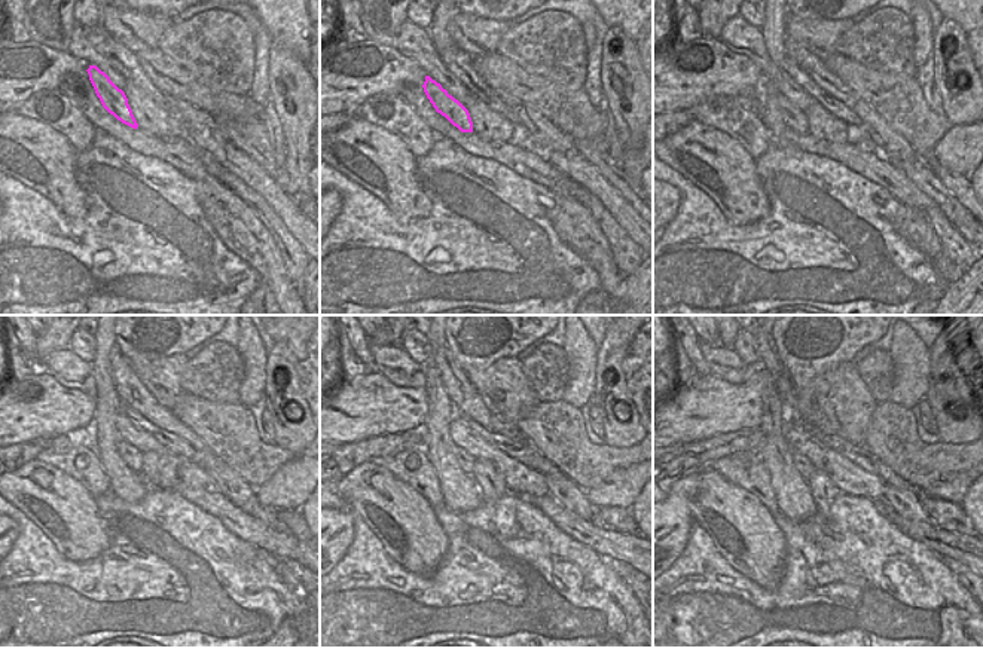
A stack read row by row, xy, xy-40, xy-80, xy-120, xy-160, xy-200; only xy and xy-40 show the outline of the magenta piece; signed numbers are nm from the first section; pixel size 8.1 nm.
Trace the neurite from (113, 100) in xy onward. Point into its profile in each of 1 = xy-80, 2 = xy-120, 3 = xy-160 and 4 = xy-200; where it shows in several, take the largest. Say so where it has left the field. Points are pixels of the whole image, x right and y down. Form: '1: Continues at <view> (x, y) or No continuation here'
1: Continues at xy-80 (793, 116)
2: Continues at xy-120 (133, 457)
3: Continues at xy-160 (466, 461)
4: Continues at xy-200 (803, 464)

